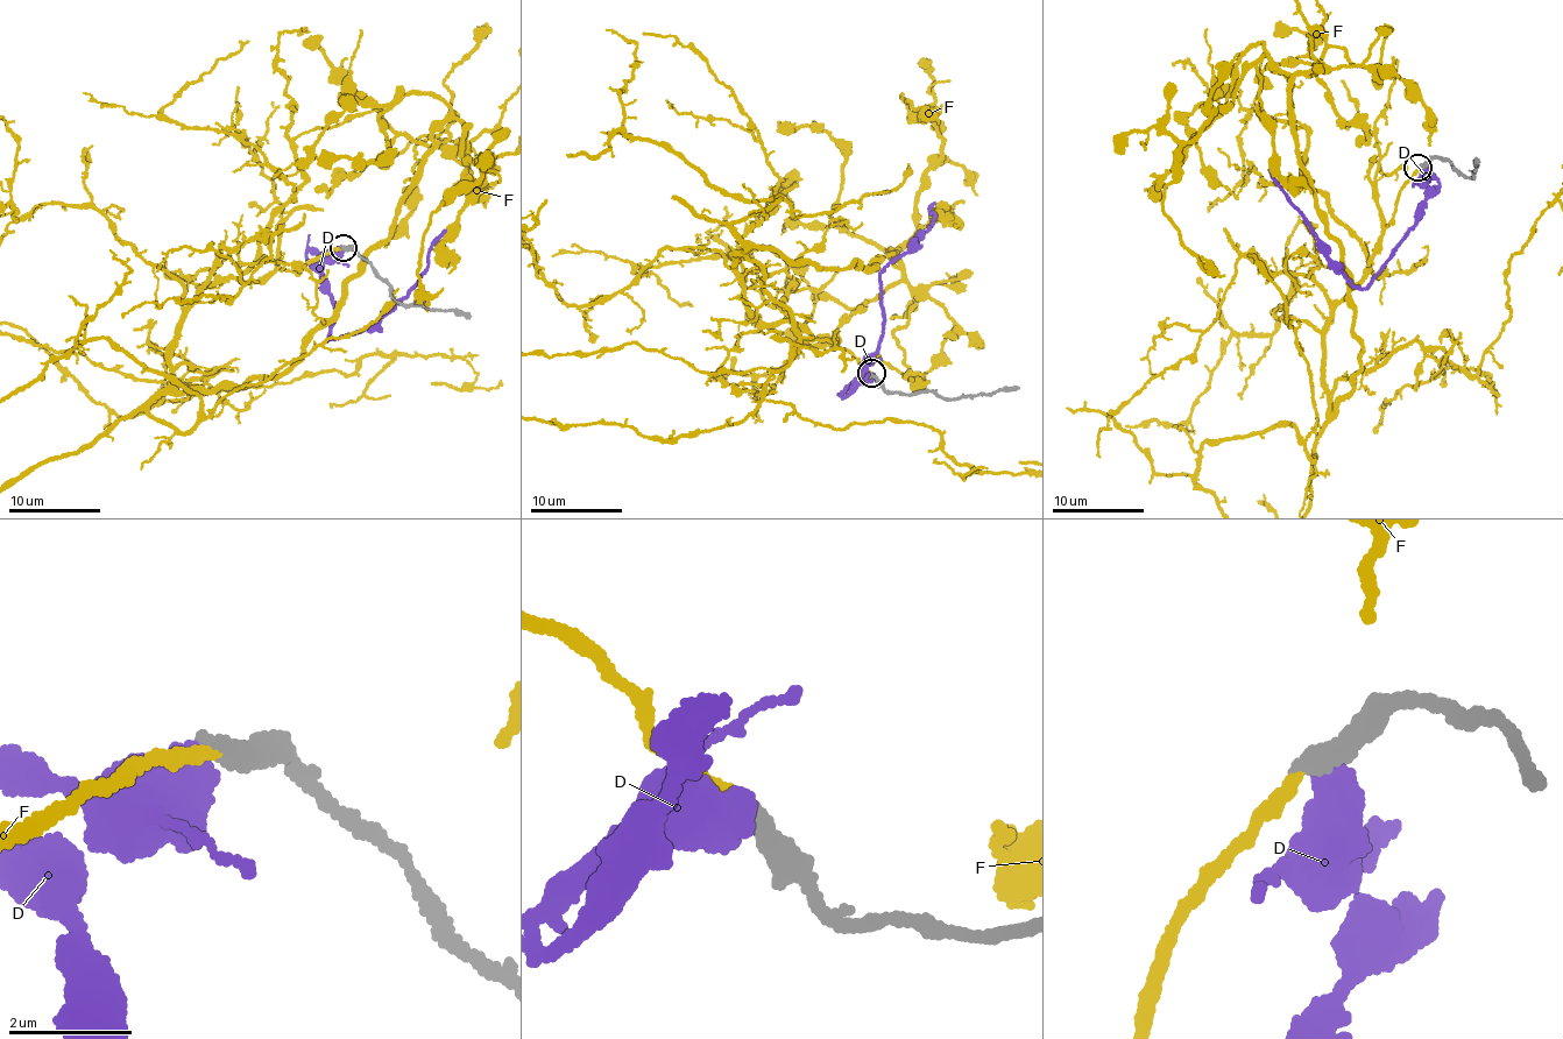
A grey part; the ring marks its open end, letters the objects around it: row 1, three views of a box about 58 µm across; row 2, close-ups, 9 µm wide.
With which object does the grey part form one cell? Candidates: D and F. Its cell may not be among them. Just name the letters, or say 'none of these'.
F

